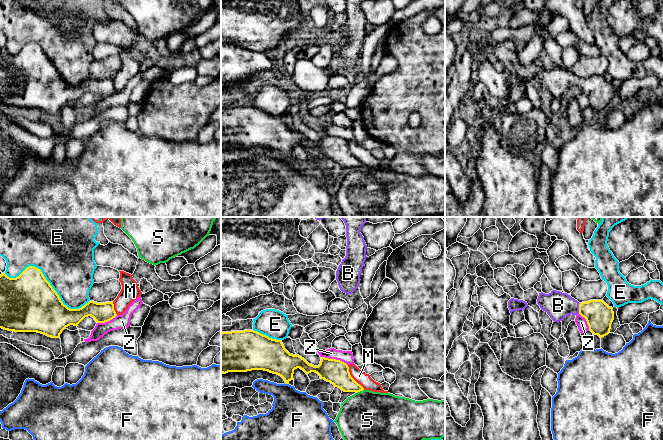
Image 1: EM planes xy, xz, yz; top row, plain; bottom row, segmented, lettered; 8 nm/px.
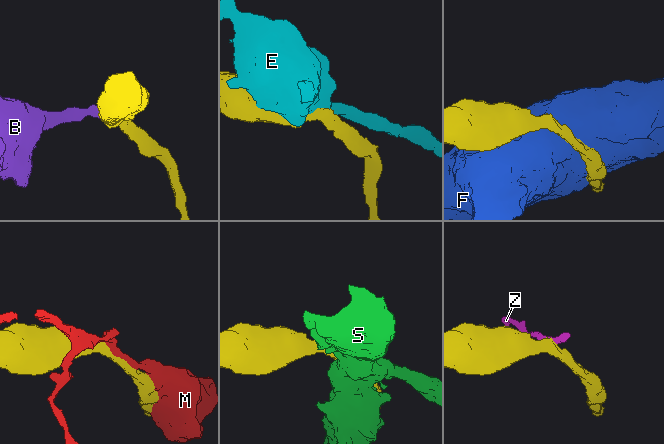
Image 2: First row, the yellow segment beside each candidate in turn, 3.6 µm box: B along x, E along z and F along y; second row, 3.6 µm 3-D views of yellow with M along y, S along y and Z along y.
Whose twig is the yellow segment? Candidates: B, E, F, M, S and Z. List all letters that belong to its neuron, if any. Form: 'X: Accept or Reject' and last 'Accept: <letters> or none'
B: Accept
E: Reject
F: Reject
M: Reject
S: Reject
Z: Reject
Accept: B

